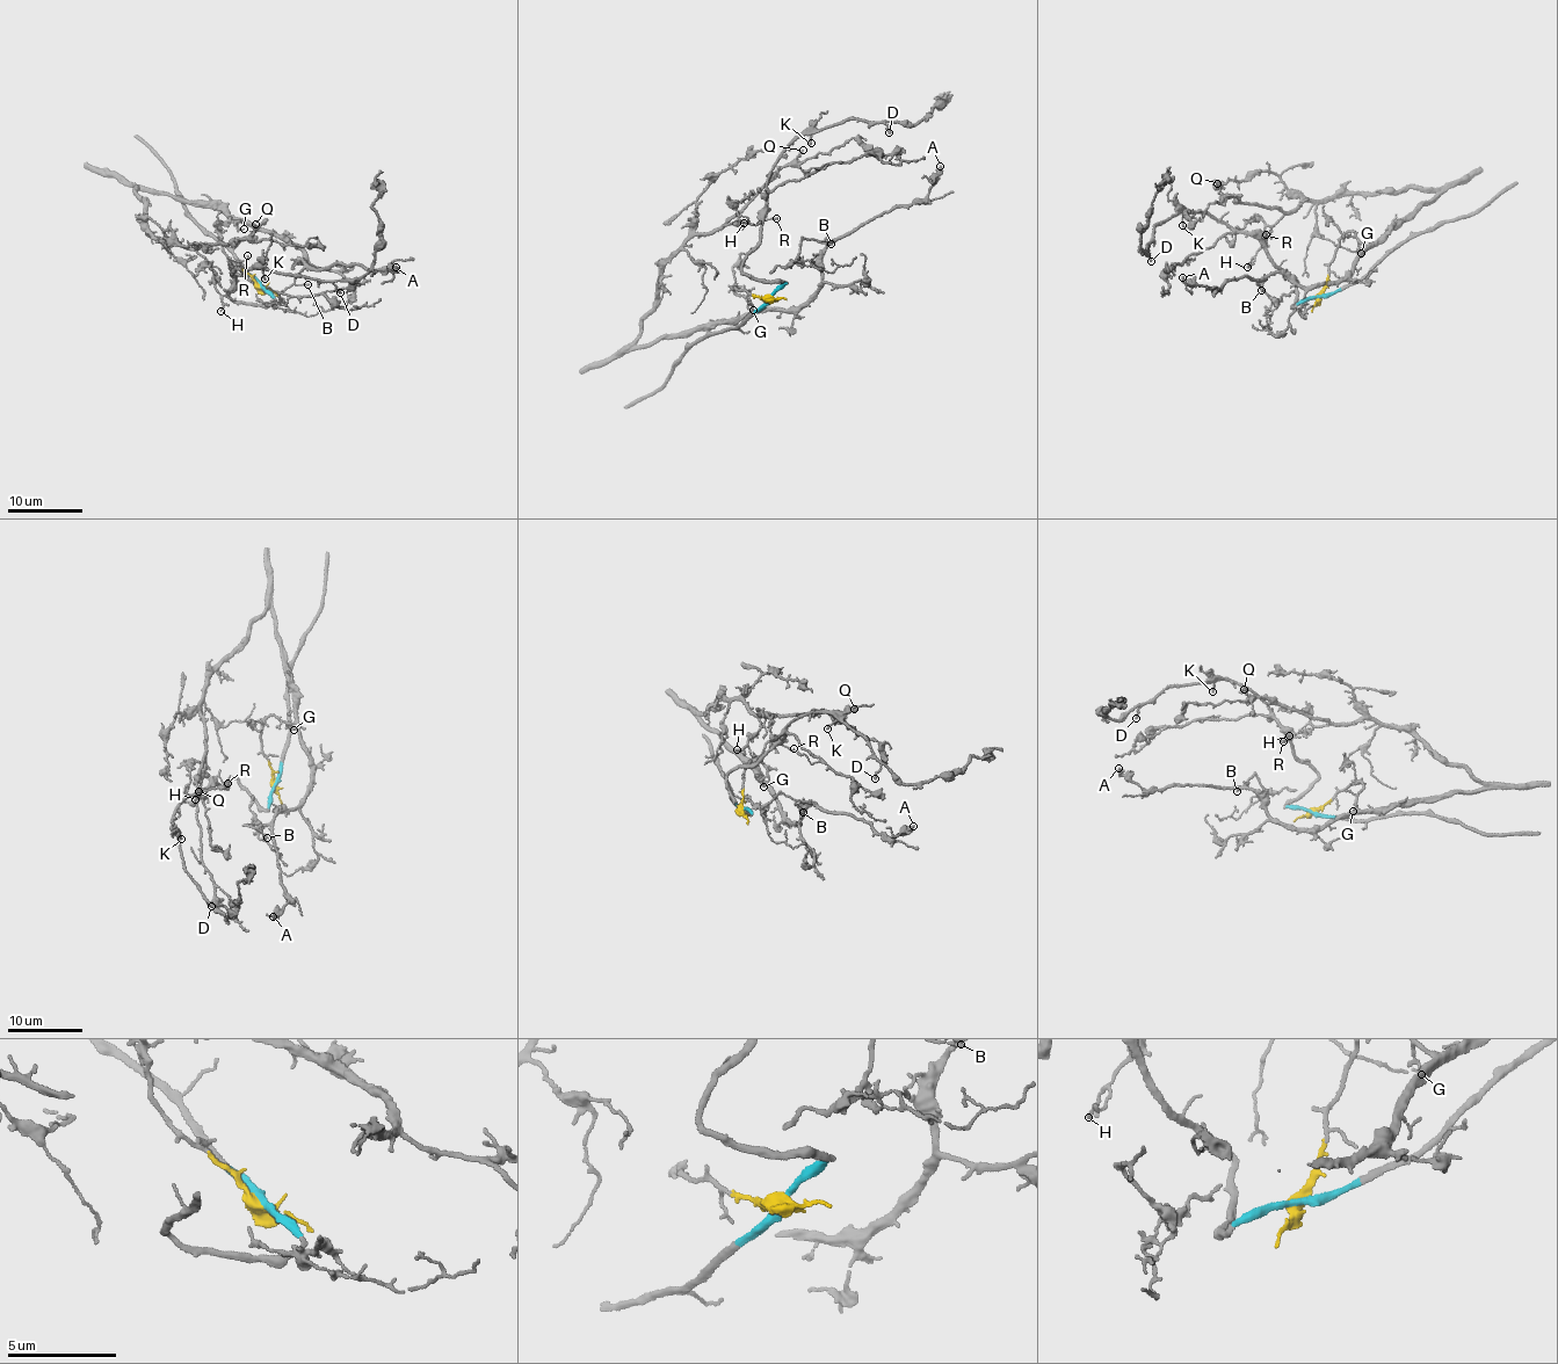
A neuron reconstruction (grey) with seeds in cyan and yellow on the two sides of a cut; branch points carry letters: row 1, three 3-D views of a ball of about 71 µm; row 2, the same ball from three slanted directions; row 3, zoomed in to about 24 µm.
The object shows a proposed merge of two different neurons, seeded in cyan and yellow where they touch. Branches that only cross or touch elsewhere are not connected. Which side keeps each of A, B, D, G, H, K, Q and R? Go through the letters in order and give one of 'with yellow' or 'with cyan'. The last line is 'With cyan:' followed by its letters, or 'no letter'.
A: with yellow
B: with yellow
D: with cyan
G: with yellow
H: with yellow
K: with cyan
Q: with yellow
R: with cyan
With cyan: D, K, R

